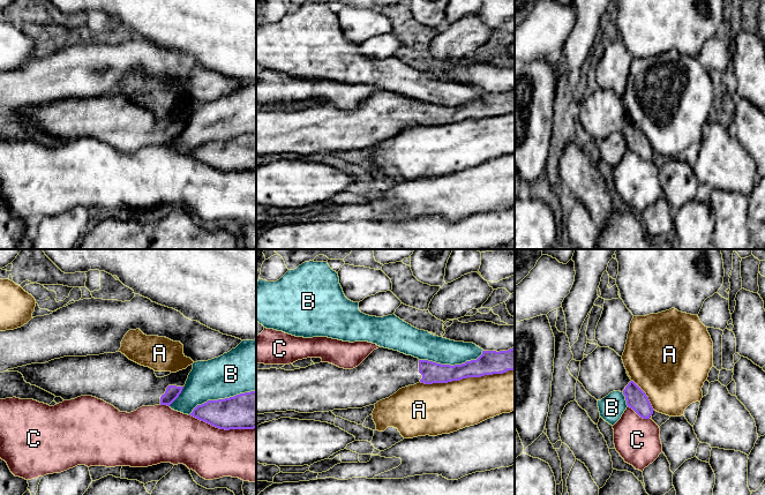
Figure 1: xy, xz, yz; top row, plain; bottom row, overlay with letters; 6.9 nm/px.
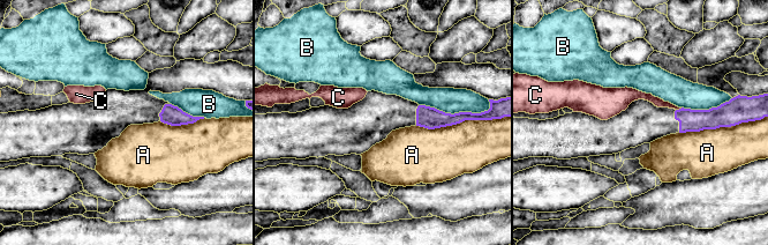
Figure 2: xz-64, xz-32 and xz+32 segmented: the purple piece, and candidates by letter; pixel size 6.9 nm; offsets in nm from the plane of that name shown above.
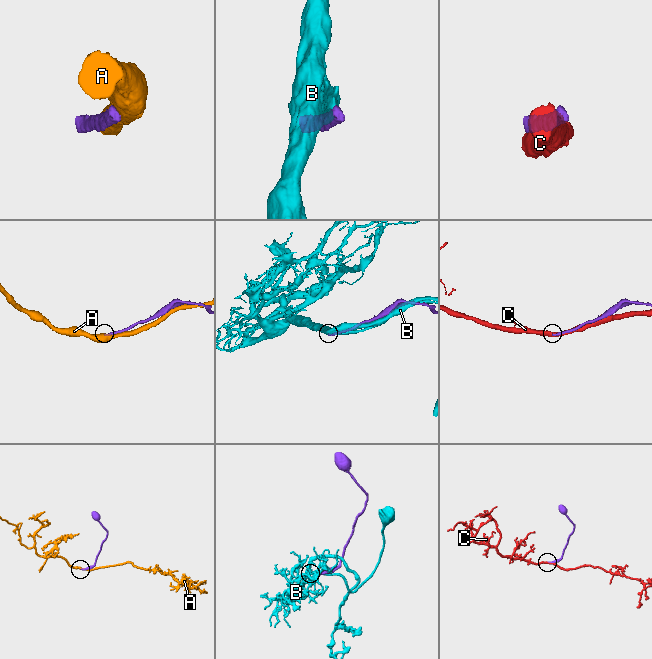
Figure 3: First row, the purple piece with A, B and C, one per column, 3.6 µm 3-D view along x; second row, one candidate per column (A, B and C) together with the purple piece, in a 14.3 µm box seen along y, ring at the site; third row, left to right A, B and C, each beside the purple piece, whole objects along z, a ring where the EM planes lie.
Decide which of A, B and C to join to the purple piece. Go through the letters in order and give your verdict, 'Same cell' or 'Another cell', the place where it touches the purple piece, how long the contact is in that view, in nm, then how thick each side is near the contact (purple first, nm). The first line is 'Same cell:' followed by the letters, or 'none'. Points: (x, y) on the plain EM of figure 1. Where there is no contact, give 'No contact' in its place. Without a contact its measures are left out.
Same cell: none
A: Another cell. Touches purple at xz (466, 119). Shared border 650 nm. Thickness 170 nm (purple) against 340 nm
B: Another cell. Touches purple at xy (222, 141). Shared border 500 nm. Thickness 260 nm (purple) against 320 nm
C: Another cell. Touches purple at xy (223, 170). Shared border 480 nm. Thickness 260 nm (purple) against 360 nm

